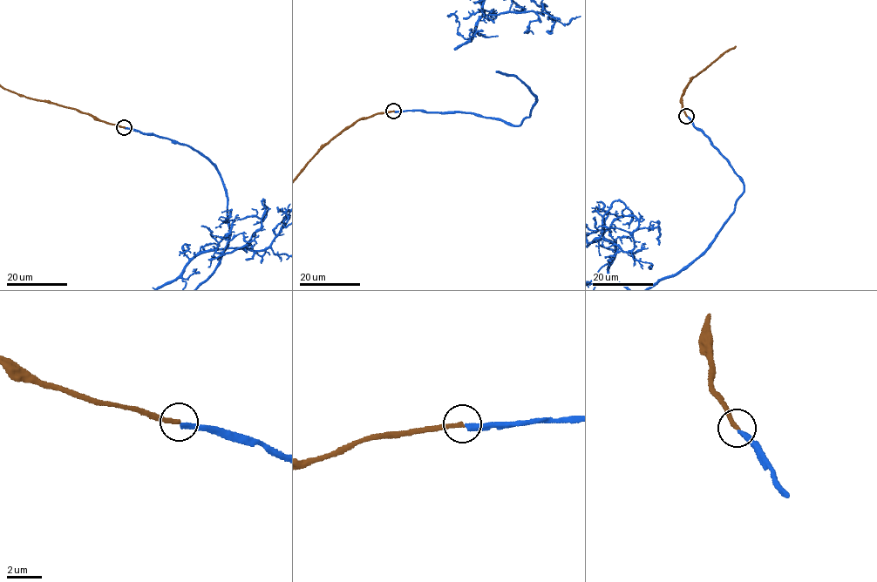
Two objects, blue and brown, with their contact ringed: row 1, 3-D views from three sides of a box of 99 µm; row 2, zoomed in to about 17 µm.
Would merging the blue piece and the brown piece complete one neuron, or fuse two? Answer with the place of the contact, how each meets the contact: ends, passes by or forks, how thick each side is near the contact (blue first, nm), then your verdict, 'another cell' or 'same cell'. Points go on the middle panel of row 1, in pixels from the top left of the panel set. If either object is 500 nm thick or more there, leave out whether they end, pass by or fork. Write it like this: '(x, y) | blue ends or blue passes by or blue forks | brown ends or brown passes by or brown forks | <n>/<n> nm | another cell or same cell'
(393, 111) | blue ends | brown ends | 320/260 nm | another cell

